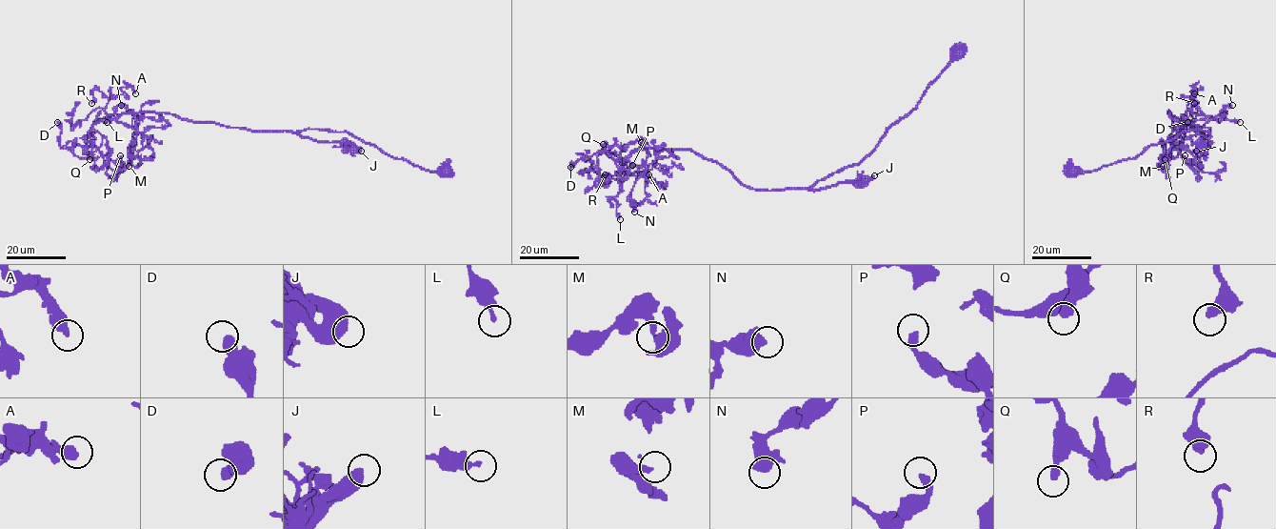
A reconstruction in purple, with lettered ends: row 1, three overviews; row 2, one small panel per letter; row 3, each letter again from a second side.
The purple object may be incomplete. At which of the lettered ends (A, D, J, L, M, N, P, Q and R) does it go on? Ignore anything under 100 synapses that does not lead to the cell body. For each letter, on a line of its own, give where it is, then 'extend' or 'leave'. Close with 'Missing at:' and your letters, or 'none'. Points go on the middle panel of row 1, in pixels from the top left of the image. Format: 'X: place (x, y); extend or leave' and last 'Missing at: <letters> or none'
A: place (648, 174); leave
D: place (570, 167); leave
J: place (874, 175); leave
L: place (620, 219); leave
M: place (641, 142); leave
N: place (634, 212); leave
P: place (632, 165); leave
Q: place (603, 144); leave
R: place (605, 174); leave
Missing at: none

